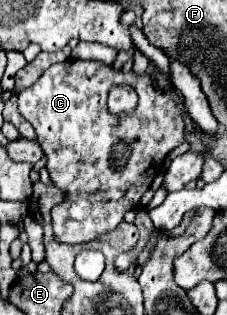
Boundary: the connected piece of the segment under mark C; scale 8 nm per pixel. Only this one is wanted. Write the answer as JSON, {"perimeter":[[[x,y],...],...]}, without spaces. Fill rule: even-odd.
{"perimeter":[[[66,60],[66,62],[60,62],[60,64],[52,64],[52,66],[38,78],[38,82],[34,82],[30,88],[26,88],[26,90],[20,92],[20,96],[18,96],[18,110],[20,110],[20,114],[34,126],[36,136],[38,136],[38,142],[40,142],[40,146],[44,148],[44,154],[46,154],[46,158],[48,158],[46,168],[48,168],[48,172],[50,172],[50,178],[54,180],[56,188],[60,188],[60,190],[64,192],[64,200],[62,200],[58,206],[52,208],[52,224],[54,224],[54,236],[56,236],[56,240],[66,242],[66,244],[82,244],[82,242],[94,240],[96,236],[100,236],[100,234],[110,232],[112,228],[116,228],[116,226],[122,222],[122,218],[124,218],[124,214],[126,214],[128,210],[138,208],[140,198],[142,198],[144,192],[150,188],[154,176],[158,174],[164,156],[166,156],[170,150],[174,150],[176,146],[180,146],[180,144],[184,142],[184,122],[180,120],[180,104],[182,104],[182,96],[180,96],[178,92],[172,92],[172,96],[168,96],[166,92],[158,92],[158,88],[156,88],[156,84],[152,82],[152,76],[150,76],[150,74],[144,74],[144,76],[136,76],[134,72],[130,72],[130,74],[118,72],[118,74],[116,74],[116,72],[112,70],[112,66],[106,66],[106,64],[94,62],[94,60]],[[122,84],[132,86],[132,88],[138,92],[140,102],[138,102],[138,108],[136,108],[132,114],[116,118],[116,116],[112,116],[112,114],[108,112],[108,108],[106,108],[106,98],[108,98],[108,90],[110,90],[112,86],[122,86]]]}

